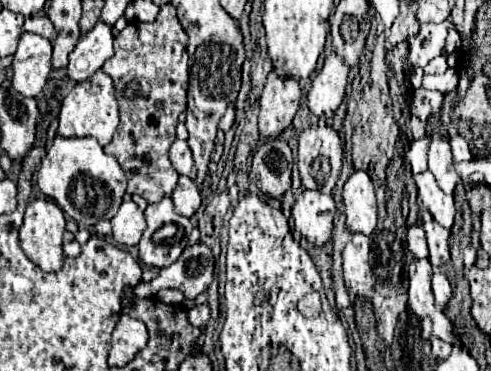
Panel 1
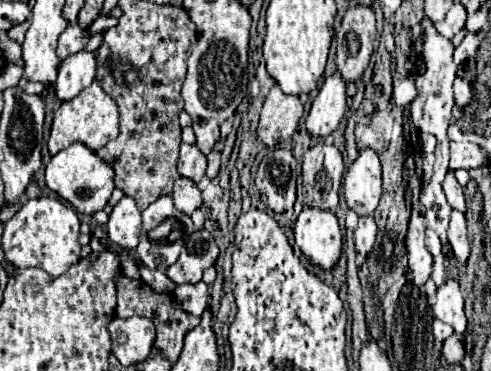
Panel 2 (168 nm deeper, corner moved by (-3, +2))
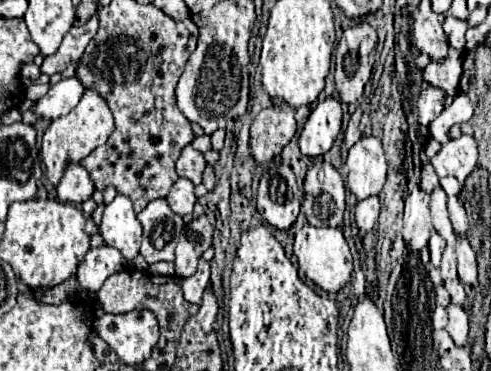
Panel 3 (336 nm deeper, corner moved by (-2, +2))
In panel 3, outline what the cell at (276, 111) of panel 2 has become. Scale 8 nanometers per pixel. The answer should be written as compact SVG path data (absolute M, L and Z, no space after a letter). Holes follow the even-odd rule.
M276 104L262 110L250 128L250 154L258 164L270 162L296 134L294 108Z

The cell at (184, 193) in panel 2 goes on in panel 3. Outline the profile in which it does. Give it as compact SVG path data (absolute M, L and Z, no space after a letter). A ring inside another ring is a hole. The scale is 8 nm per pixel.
M178 178L174 182L174 186L170 188L168 196L166 196L170 208L180 214L180 216L190 216L192 214L192 208L194 208L194 202L196 202L196 196L194 196L194 186L188 178Z

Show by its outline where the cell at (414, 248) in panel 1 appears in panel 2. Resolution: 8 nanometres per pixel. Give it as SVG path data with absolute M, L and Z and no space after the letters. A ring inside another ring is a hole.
M429 228L425 232L425 244L433 257L439 255L440 251L442 252L442 244L438 235Z

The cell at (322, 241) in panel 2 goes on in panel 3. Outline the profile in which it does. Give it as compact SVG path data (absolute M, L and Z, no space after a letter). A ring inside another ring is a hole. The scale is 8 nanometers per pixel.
M306 224L296 234L294 256L298 258L302 274L310 282L314 282L318 288L326 290L328 294L336 294L340 288L344 288L350 282L350 276L352 276L352 254L350 254L350 246L344 240L340 228L314 228L314 226Z

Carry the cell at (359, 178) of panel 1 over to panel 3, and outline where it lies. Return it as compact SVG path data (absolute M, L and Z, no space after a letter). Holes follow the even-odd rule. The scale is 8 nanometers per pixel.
M362 136L346 158L348 188L358 200L380 194L386 180L386 158L382 142L376 136Z

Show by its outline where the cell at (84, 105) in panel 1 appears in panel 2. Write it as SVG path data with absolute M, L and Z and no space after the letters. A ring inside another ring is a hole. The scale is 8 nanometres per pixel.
M93 80L91 86L79 92L73 100L67 100L59 106L53 118L53 130L49 138L49 152L59 152L61 148L67 148L73 142L83 142L85 146L99 150L103 148L109 140L117 138L119 134L119 106L117 102L101 88L99 80Z

